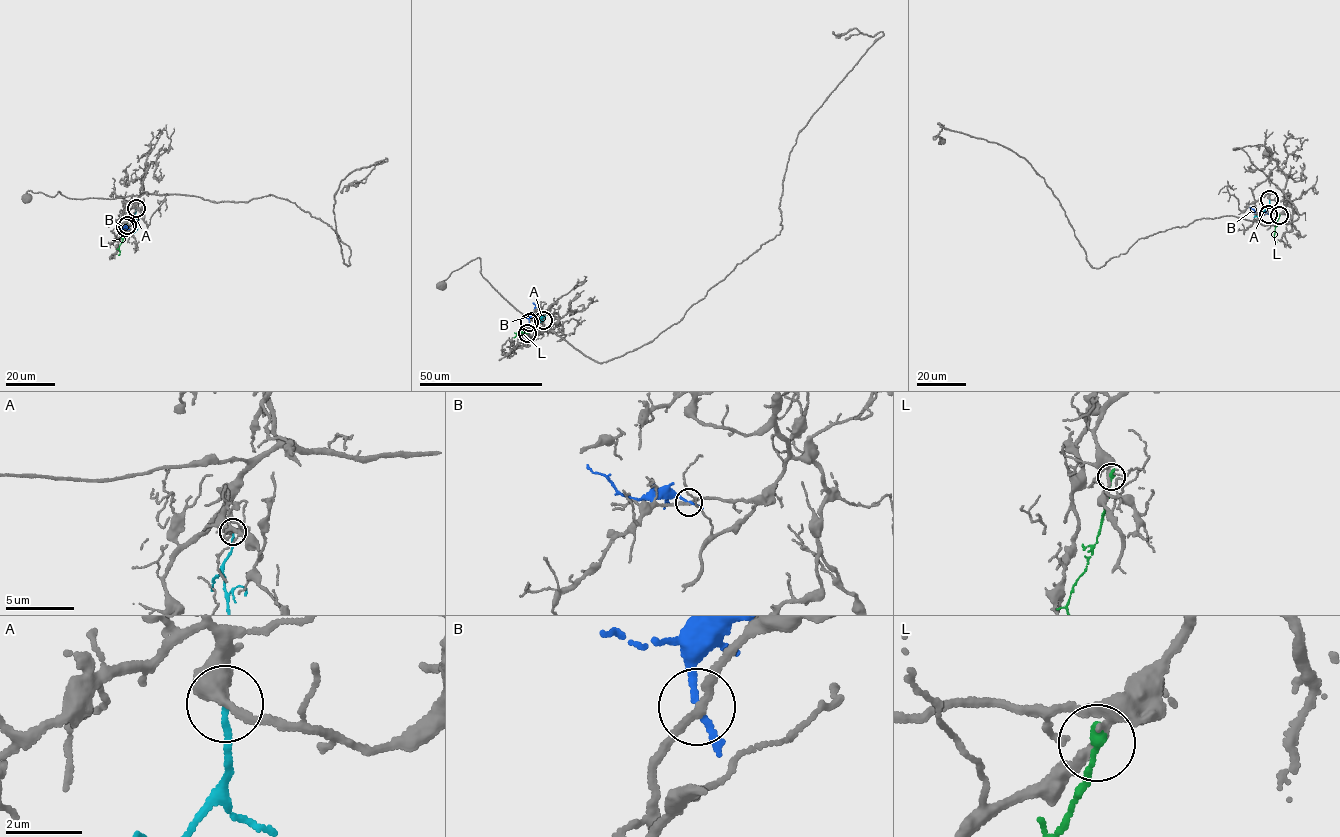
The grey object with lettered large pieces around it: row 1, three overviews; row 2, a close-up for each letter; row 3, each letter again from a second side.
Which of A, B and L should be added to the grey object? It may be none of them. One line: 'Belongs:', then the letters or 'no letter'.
Belongs: no letter

